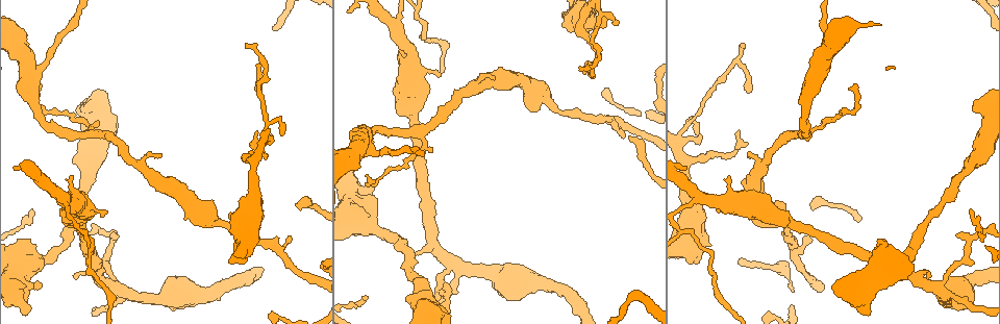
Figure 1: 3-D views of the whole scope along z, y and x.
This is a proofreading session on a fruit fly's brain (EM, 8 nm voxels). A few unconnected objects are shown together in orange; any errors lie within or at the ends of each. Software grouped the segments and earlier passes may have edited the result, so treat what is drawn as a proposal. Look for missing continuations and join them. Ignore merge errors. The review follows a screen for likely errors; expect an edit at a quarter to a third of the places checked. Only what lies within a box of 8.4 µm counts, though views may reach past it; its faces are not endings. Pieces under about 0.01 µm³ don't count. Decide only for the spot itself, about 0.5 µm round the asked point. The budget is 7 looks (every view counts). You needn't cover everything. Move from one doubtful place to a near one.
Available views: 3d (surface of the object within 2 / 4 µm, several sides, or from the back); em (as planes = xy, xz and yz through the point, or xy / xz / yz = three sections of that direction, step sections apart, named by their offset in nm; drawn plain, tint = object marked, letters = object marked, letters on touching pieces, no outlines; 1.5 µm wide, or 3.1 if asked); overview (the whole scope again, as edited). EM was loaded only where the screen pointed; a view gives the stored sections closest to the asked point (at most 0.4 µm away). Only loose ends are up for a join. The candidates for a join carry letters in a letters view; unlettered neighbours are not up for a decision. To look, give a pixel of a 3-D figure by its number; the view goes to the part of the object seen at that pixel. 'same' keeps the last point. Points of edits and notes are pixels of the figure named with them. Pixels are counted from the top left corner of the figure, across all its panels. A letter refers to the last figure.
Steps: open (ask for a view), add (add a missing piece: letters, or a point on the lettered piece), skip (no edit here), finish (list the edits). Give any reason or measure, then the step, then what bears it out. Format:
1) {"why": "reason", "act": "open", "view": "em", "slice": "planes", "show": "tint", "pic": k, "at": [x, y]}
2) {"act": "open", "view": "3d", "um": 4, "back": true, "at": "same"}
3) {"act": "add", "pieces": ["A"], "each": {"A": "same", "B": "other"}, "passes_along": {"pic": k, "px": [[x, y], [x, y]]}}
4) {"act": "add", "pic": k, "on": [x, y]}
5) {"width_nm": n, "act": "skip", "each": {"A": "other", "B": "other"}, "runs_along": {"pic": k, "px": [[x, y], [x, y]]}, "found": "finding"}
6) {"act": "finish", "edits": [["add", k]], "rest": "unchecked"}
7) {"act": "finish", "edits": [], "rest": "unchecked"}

{"why": "an open end", "act": "open", "view": "em", "slice": "planes", "show": "letters", "pic": 1, "at": [42, 284]}

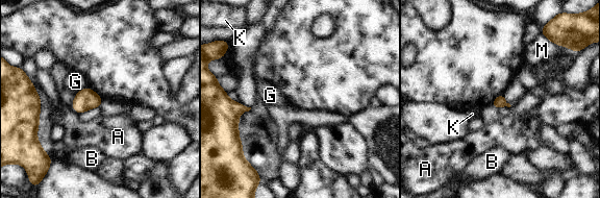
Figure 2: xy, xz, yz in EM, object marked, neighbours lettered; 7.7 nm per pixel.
{"act": "skip", "each": {"A": "other", "B": "other", "G": "other", "K": "other", "M": "other"}, "border": {"pic": 2, "px": [[71, 105], [78, 114]]}, "found": "no lettered piece goes on from it"}

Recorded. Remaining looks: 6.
{"why": "branch stops here", "act": "open", "view": "3d", "um": 2, "pic": 1, "at": [74, 274]}

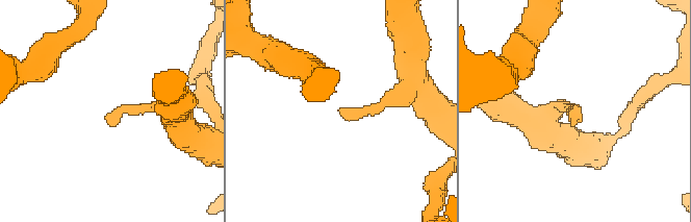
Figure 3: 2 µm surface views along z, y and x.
{"act": "open", "view": "em", "slice": "planes", "show": "letters", "pic": 3, "at": [338, 109]}

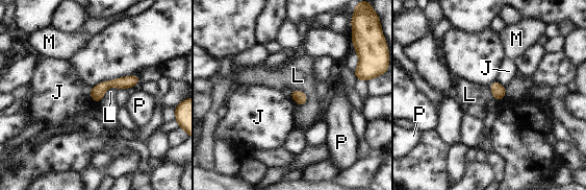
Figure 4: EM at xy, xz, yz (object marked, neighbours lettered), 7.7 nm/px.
{"act": "skip", "each": {"J": "other", "L": "other", "M": "other", "P": "other"}, "found": "none of them fits"}

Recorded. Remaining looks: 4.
{"why": "free end", "act": "open", "view": "em", "slice": "xy", "step": 4, "show": "letters", "pic": 1, "at": [258, 132]}

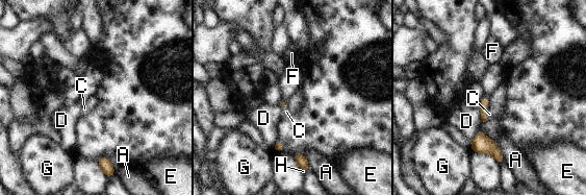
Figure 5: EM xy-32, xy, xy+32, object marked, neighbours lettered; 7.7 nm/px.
{"act": "skip", "each": {"A": "other", "C": "other", "D": "other", "E": "other", "F": "other", "G": "other", "H": "other"}, "border": {"pic": 5, "px": [[498, 146], [505, 162]]}, "found": "none of them fits"}

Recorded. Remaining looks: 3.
{"act": "finish", "edits": [], "rest": "unchecked"}

